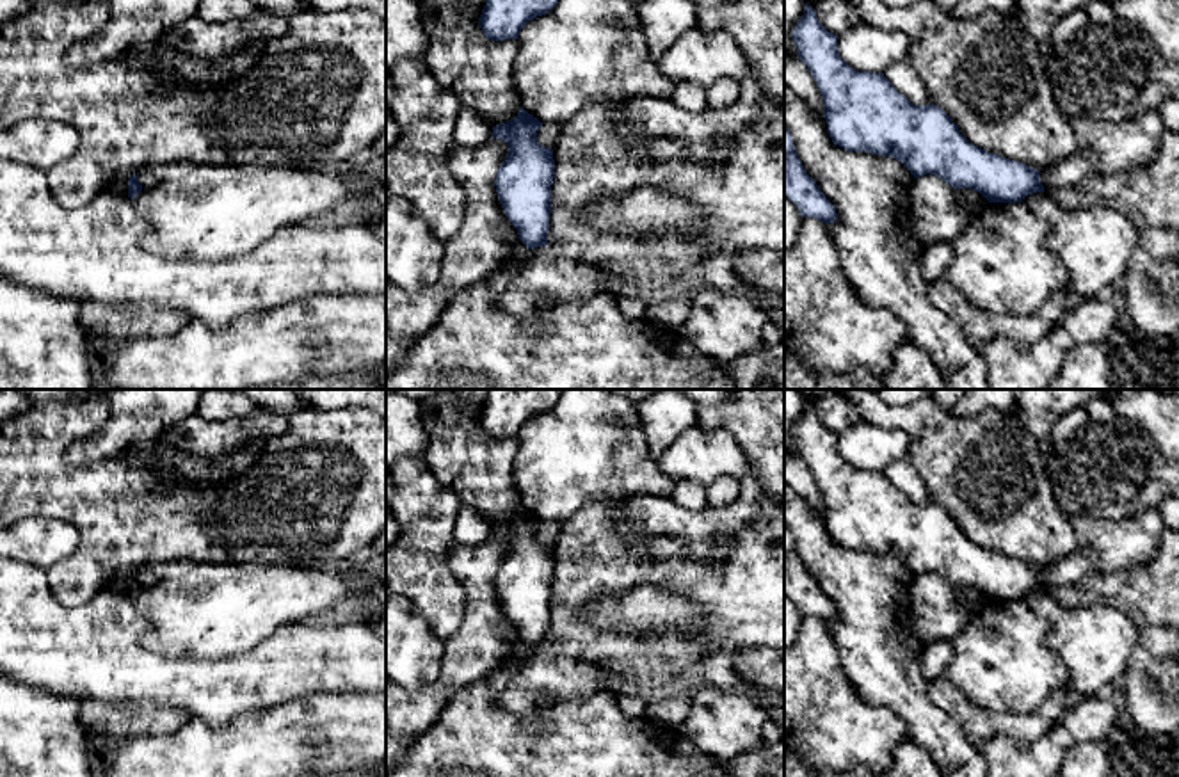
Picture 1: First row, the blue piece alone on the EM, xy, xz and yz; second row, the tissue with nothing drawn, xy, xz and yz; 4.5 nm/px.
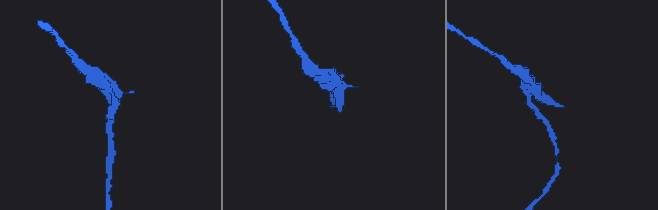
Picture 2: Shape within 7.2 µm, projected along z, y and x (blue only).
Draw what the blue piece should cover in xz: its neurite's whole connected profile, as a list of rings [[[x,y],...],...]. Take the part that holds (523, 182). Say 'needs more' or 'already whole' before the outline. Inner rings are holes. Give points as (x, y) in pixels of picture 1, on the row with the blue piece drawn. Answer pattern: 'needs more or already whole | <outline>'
already whole | [[[523,107],[514,119],[493,126],[493,139],[509,146],[494,178],[498,201],[528,249],[546,245],[549,233],[555,160],[553,149],[537,142],[541,126]]]

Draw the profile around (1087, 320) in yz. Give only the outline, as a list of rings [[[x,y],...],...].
[[[1072,297],[1058,334],[1072,345],[1106,343],[1117,327],[1117,306],[1110,297]]]

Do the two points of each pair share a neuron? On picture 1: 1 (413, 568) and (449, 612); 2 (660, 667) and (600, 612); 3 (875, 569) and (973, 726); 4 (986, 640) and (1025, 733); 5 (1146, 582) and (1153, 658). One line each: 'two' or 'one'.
1: one
2: two
3: two
4: two
5: two

